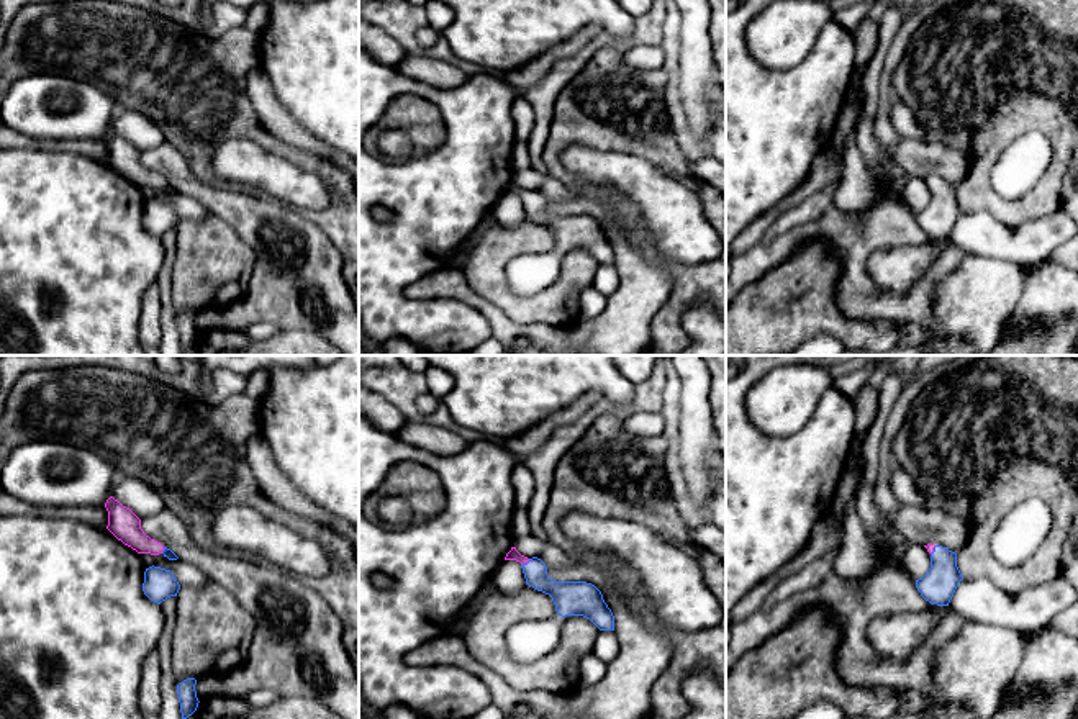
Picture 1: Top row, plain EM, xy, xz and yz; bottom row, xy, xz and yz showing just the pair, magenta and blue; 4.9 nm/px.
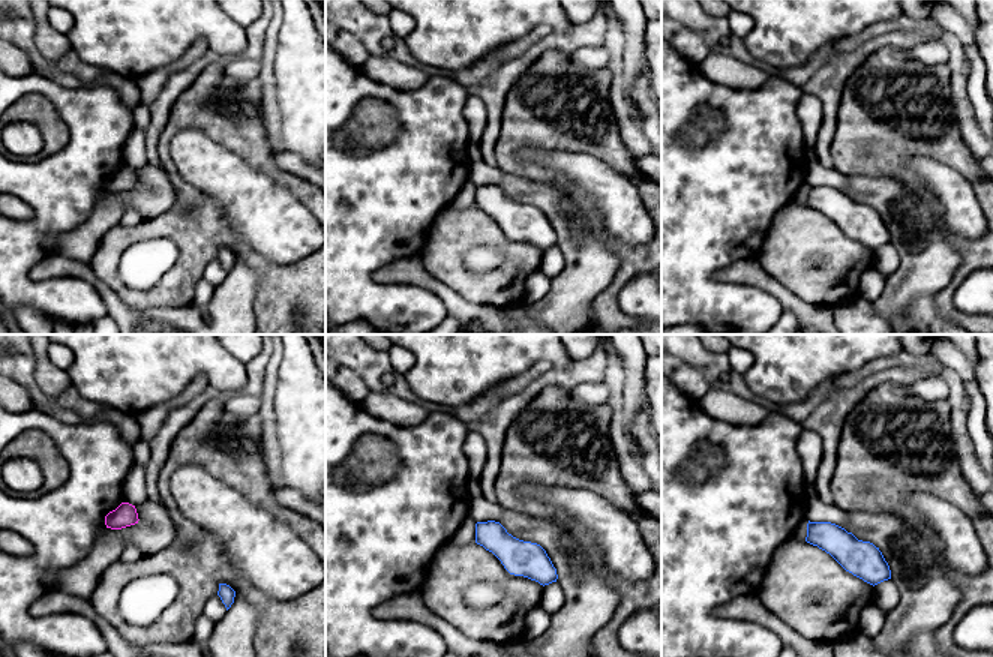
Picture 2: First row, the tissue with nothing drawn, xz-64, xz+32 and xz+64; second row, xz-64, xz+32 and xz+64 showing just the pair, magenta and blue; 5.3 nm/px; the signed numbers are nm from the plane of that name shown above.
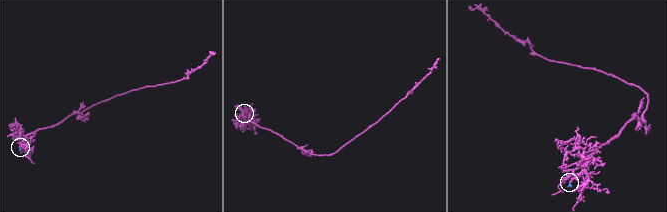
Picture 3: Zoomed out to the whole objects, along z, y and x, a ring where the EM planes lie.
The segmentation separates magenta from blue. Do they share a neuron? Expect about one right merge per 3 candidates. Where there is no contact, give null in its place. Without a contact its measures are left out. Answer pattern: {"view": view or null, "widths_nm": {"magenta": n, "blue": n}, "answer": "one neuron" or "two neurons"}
{"view": "xz", "widths_nm": {"magenta": 60, "blue": 130}, "answer": "one neuron"}

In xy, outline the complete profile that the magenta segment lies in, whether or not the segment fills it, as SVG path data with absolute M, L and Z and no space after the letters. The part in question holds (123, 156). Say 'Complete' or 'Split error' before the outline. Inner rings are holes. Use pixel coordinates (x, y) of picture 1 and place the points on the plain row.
Split error. M110 129L105 136L105 141L108 144L106 162L125 179L131 180L138 187L162 187L169 193L179 192L170 182L146 169L141 162L141 152L118 133Z

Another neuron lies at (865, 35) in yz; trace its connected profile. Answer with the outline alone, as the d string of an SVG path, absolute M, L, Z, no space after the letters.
M863 18L858 26L852 31L855 41L855 64L854 72L865 67L872 59L878 44L878 23L870 18Z

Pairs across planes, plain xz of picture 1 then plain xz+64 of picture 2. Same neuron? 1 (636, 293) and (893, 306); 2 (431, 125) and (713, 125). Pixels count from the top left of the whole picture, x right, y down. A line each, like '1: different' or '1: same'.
1: same
2: same

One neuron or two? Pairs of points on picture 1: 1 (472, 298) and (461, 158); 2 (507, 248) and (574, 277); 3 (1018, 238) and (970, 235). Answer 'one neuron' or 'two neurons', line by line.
1: two neurons
2: one neuron
3: one neuron

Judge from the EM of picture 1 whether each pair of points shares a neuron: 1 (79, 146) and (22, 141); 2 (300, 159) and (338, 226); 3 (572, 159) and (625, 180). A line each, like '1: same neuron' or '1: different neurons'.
1: same neuron
2: same neuron
3: same neuron

